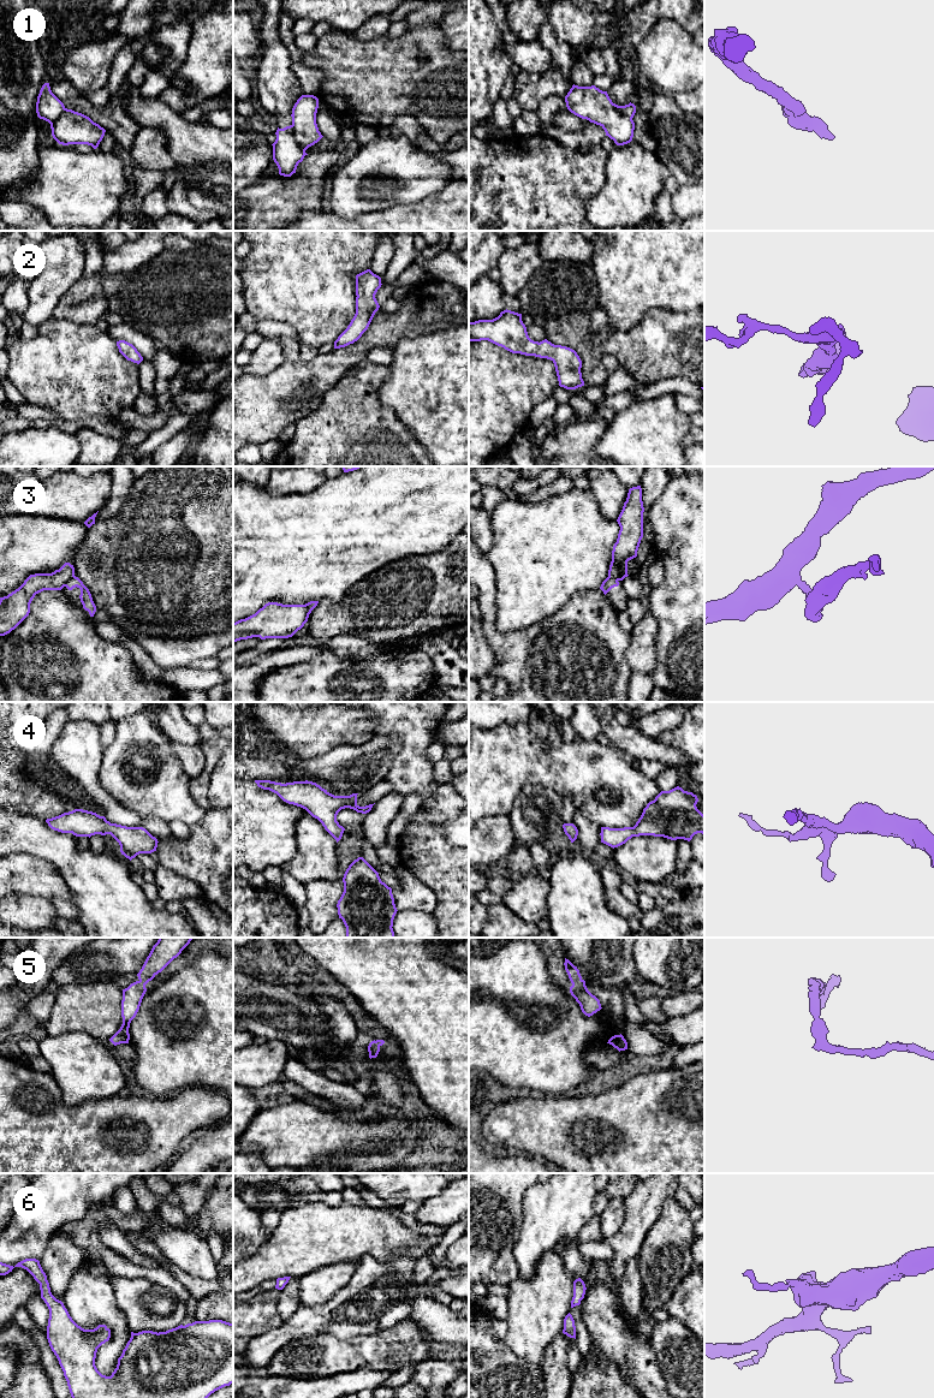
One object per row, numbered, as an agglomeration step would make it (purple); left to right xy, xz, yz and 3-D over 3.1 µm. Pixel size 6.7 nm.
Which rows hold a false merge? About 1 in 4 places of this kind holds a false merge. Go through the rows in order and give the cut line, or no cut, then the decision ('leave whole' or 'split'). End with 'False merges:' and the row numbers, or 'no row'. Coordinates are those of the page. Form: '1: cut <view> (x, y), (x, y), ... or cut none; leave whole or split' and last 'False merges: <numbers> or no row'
1: cut xz (291, 125), (293, 137), (305, 154); split
2: cut none; leave whole
3: cut xy (73, 575), (64, 586); split
4: cut none; leave whole
5: cut none; leave whole
6: cut none; leave whole
False merges: 1, 3

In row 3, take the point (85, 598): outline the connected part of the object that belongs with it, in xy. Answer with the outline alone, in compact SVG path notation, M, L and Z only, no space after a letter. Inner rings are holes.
M73 576L65 585L69 590L72 590L73 588L79 588L81 589L81 602L83 605L83 608L89 612L90 617L94 617L96 612L96 606L93 601L91 594L89 589L83 584L83 582Z

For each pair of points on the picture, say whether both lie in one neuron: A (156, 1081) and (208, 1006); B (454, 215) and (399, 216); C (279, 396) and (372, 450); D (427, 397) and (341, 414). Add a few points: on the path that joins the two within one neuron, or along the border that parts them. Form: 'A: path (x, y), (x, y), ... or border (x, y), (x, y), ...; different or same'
A: path (173, 1063), (208, 1024); same
B: path (441, 216), (412, 216); same
C: border (326, 391), (320, 404), (295, 423); different
D: border (387, 378), (379, 388), (379, 399), (405, 426); different

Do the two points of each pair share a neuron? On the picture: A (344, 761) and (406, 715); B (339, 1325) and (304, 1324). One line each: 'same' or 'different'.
A: different
B: same

